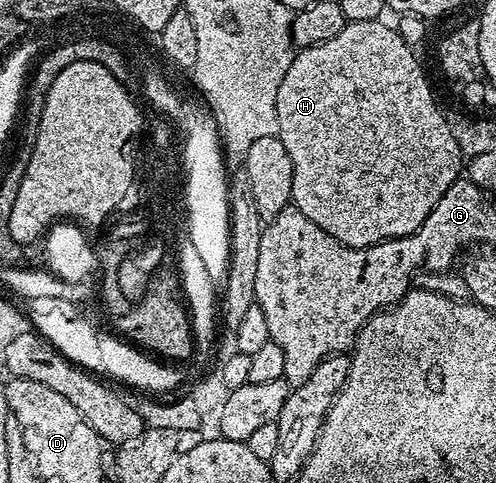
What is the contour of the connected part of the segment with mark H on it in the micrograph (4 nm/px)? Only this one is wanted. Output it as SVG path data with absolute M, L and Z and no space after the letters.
M380 19L369 23L353 23L347 25L333 39L325 43L317 43L308 49L299 49L289 63L289 71L285 71L285 79L281 79L281 87L277 87L277 127L281 143L285 143L285 151L289 151L289 159L293 162L293 191L291 200L294 208L305 215L305 219L313 219L321 231L333 235L343 245L354 249L364 249L389 239L408 237L429 219L429 211L437 207L437 199L449 191L449 187L461 175L459 164L465 161L463 152L457 147L457 139L453 139L453 131L449 131L447 113L439 110L440 102L432 89L432 80L424 62L417 56L416 50L401 39L398 28L386 25Z

